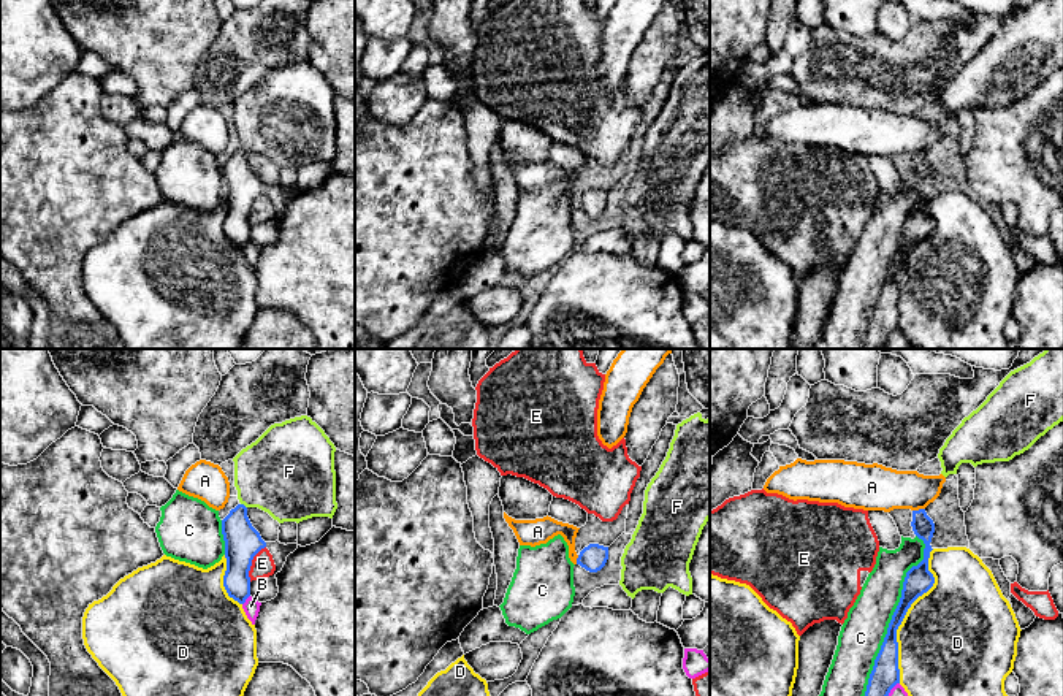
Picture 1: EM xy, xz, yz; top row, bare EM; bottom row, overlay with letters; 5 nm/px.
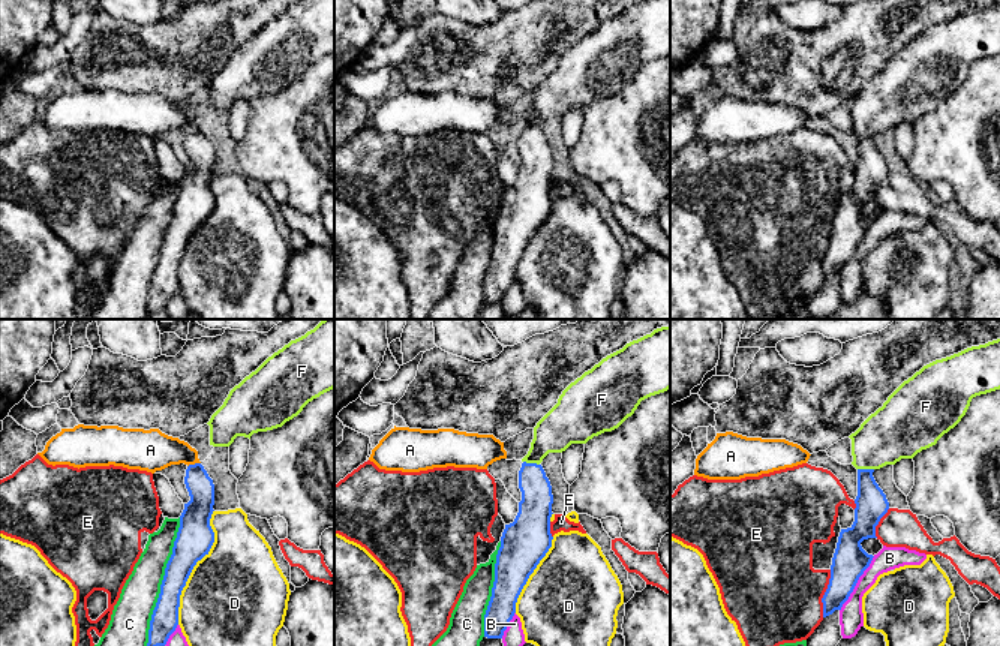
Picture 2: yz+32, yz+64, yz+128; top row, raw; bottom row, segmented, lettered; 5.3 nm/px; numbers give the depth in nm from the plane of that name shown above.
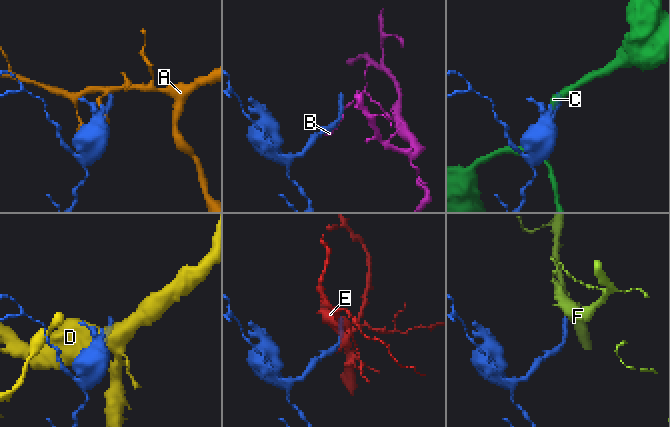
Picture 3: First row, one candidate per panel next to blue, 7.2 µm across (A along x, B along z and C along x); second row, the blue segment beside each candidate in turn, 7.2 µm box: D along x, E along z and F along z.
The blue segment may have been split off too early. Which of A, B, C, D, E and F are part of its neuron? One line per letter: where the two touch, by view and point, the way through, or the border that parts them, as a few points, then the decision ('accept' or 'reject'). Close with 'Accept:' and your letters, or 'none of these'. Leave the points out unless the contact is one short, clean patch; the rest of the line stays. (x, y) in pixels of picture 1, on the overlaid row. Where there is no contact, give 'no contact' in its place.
A: yz (919, 509) | along yz (924, 508), (913, 511) | reject
B: xy (246, 598) | reject
C: yz (894, 614) | reject
D: yz (905, 614) | reject
E: xy (251, 563) | reject
F: xy (244, 506) | across xy (243, 541), (244, 506), (281, 473) | accept
Accept: F

